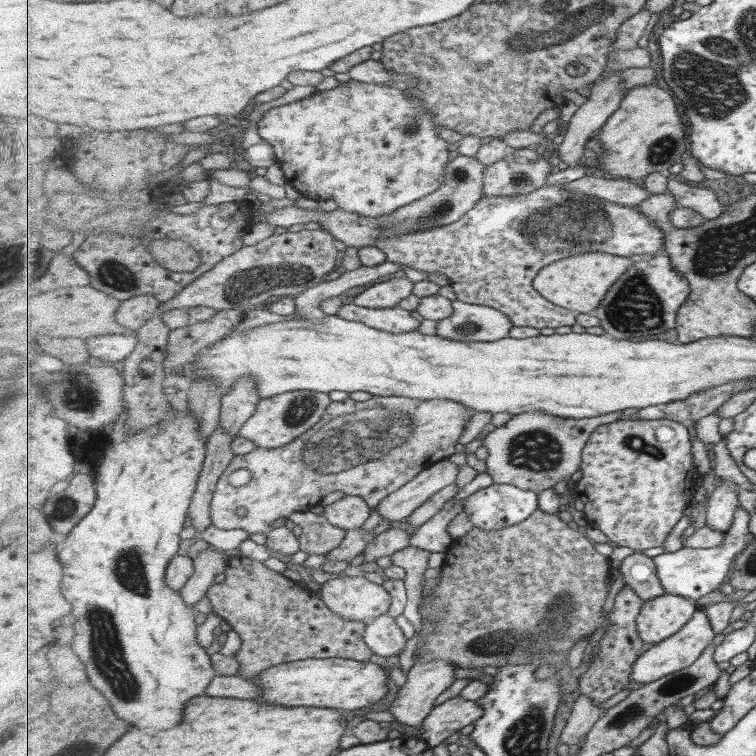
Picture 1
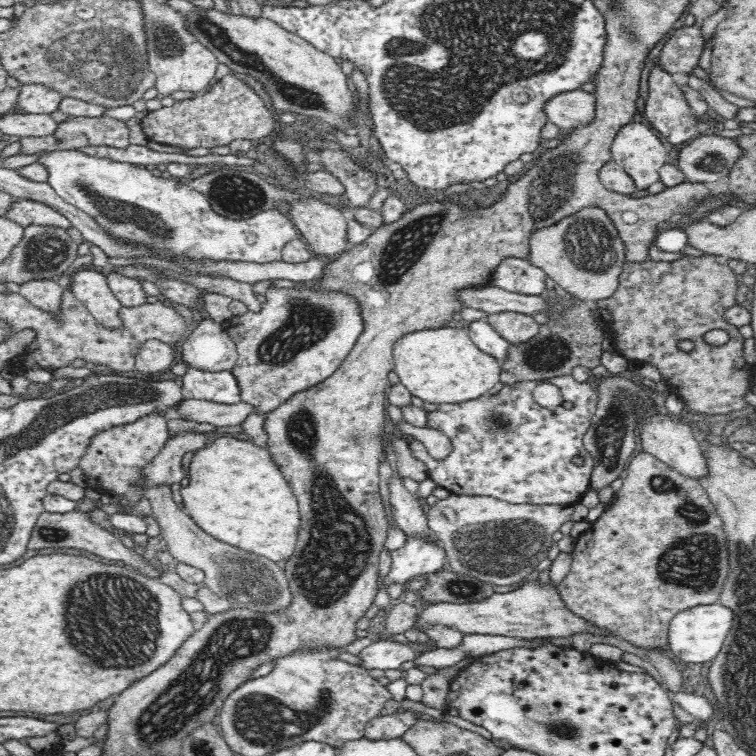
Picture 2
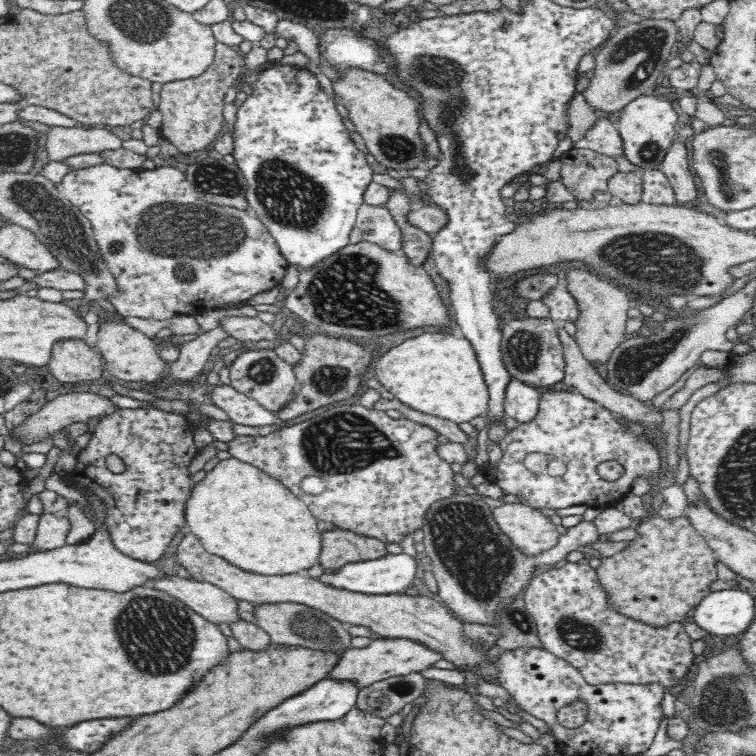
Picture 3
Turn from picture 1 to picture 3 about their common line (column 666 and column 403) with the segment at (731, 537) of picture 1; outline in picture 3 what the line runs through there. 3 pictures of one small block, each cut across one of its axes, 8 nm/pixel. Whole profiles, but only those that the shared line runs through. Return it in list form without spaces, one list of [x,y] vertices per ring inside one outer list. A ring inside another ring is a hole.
[[[388,553],[384,558],[379,558],[378,560],[346,563],[335,571],[324,571],[317,578],[317,581],[332,588],[357,592],[362,595],[395,595],[396,593],[402,593],[412,583],[414,578],[418,576],[417,569],[418,565],[416,565],[416,558],[414,556],[405,553]]]

